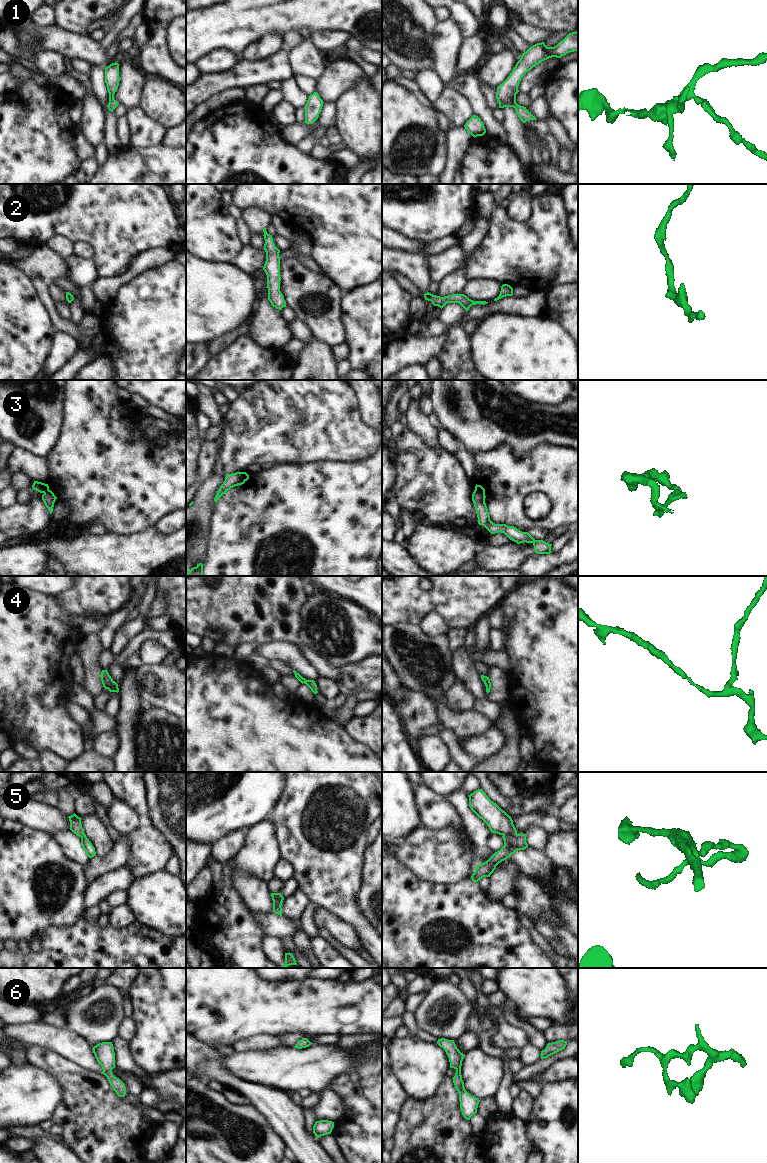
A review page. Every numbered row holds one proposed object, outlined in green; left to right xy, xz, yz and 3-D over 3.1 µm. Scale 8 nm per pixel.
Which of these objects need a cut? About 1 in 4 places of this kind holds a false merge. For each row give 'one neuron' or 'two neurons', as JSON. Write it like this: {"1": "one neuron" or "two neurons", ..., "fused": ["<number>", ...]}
{"1": "one neuron", "2": "one neuron", "3": "two neurons", "4": "one neuron", "5": "two neurons", "6": "one neuron", "fused": ["3", "5"]}

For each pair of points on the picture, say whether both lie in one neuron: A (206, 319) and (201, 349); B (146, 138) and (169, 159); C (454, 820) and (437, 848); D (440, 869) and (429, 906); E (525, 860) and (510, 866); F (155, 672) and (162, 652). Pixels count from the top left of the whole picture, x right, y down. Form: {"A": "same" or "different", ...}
{"A": "different", "B": "different", "C": "different", "D": "different", "E": "different", "F": "different"}

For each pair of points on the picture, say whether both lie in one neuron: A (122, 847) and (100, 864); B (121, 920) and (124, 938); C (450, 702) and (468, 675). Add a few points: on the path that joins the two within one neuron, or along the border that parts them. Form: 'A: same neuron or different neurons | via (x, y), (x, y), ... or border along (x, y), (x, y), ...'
A: same neuron | via (117, 852), (105, 864)
B: different neurons | border along (135, 920), (122, 928), (114, 928), (109, 925)
C: different neurons | border along (458, 681), (470, 690), (475, 698), (474, 704)

